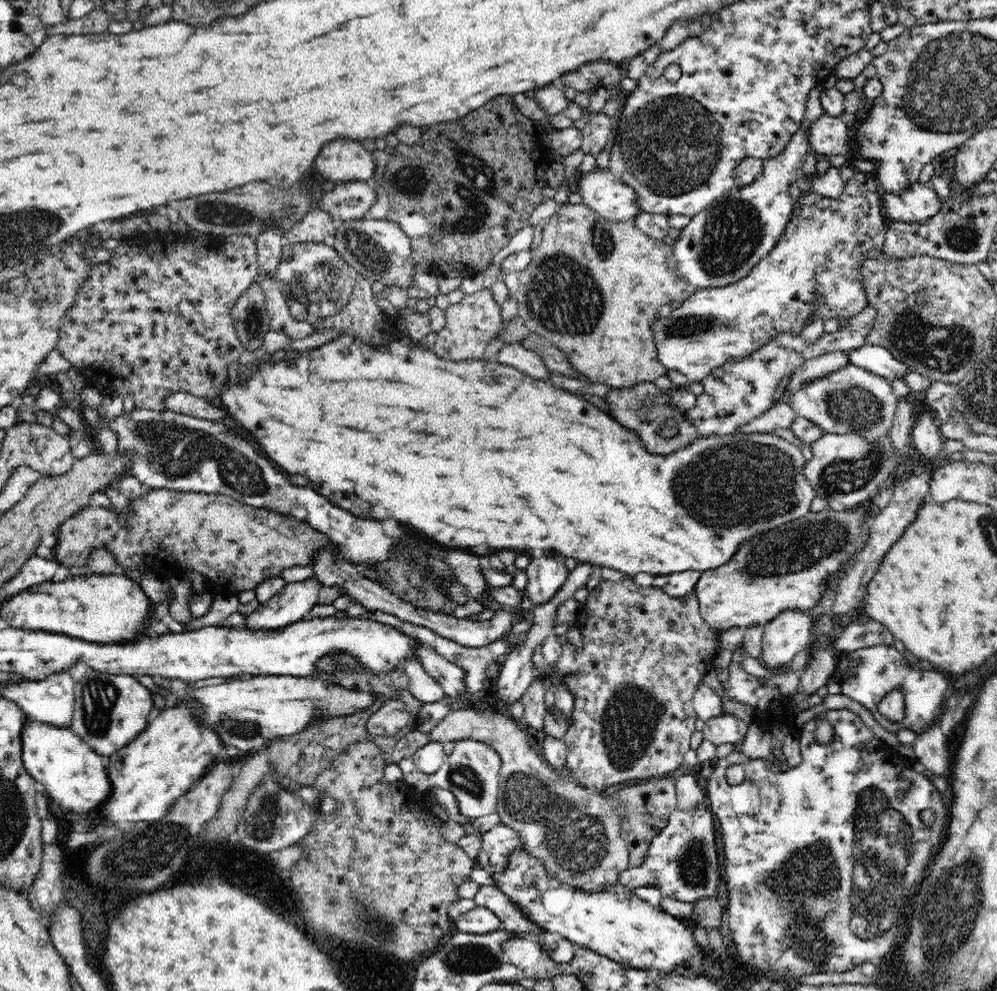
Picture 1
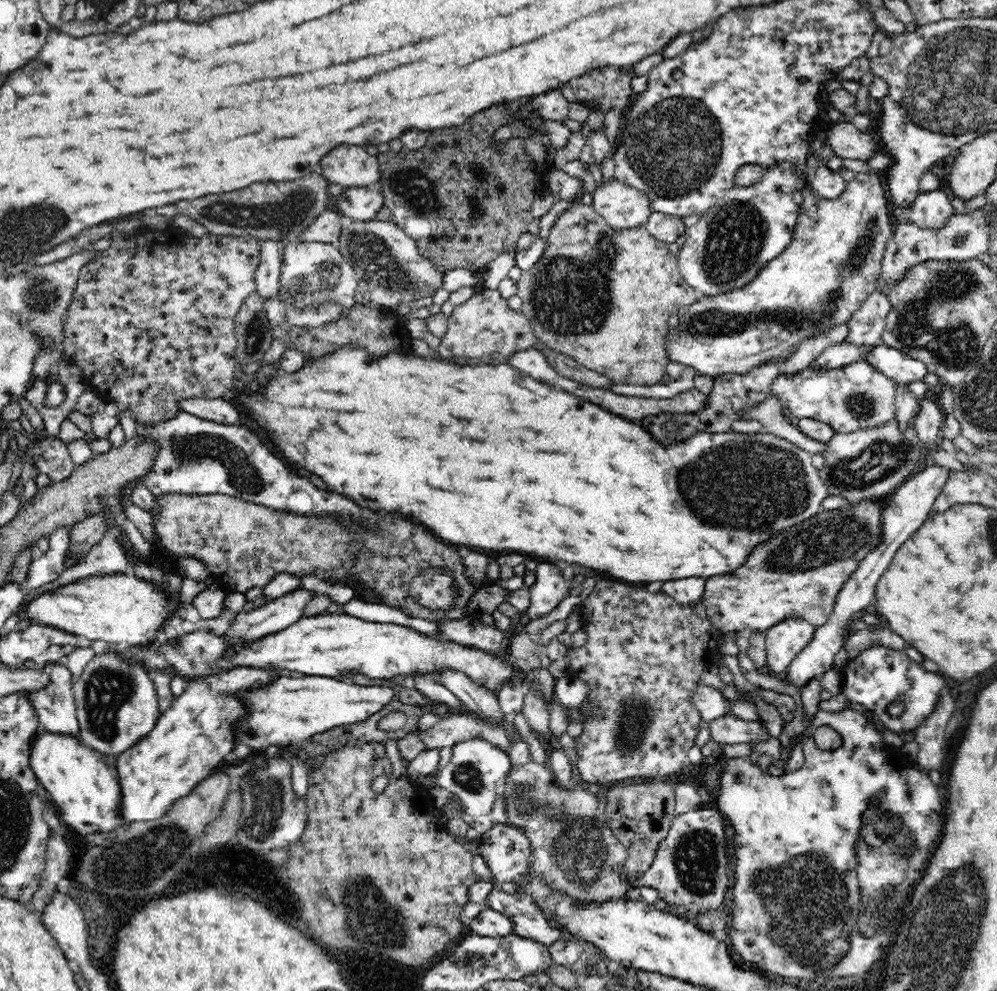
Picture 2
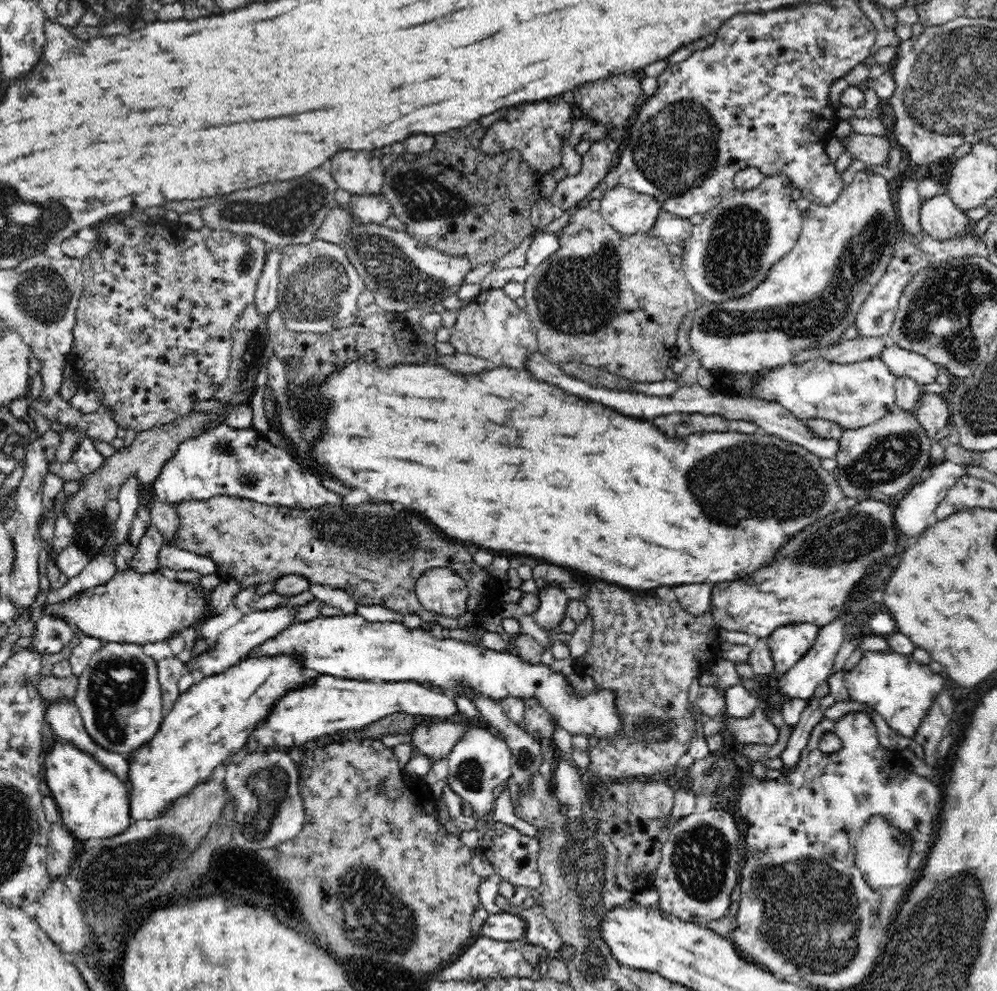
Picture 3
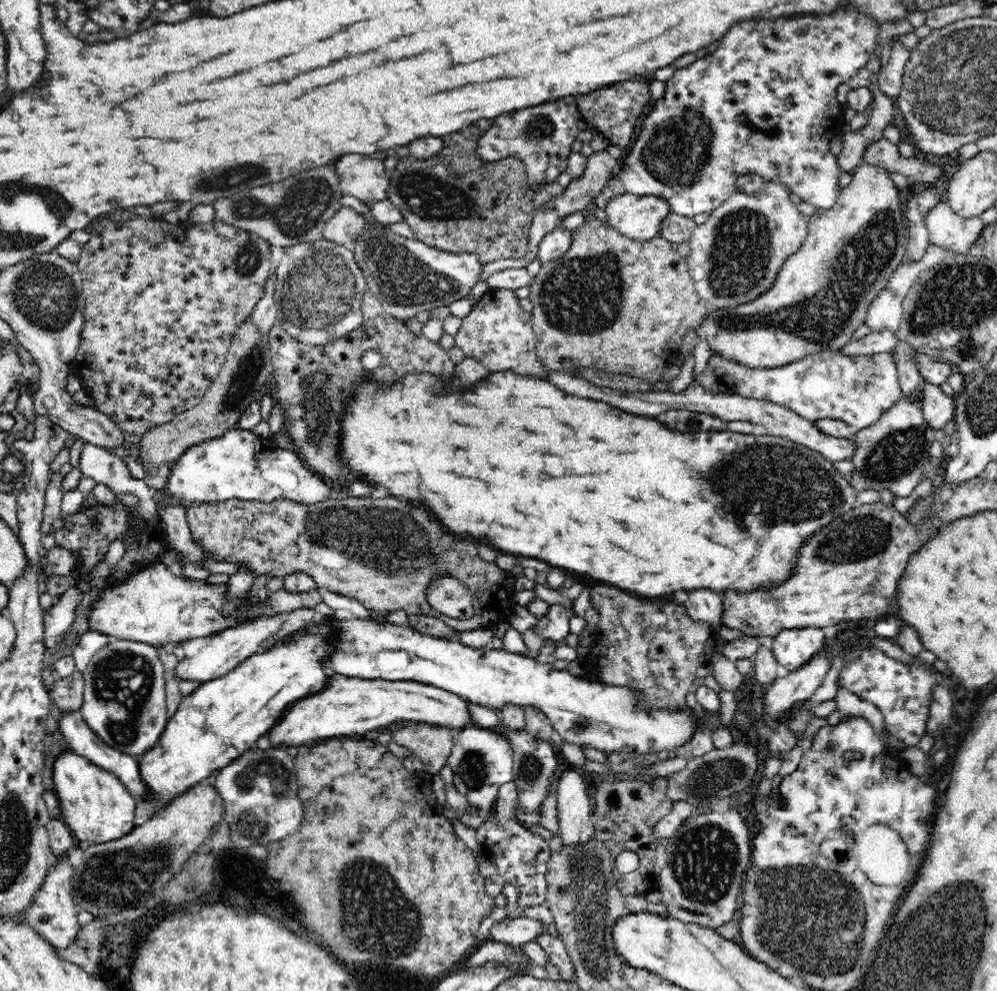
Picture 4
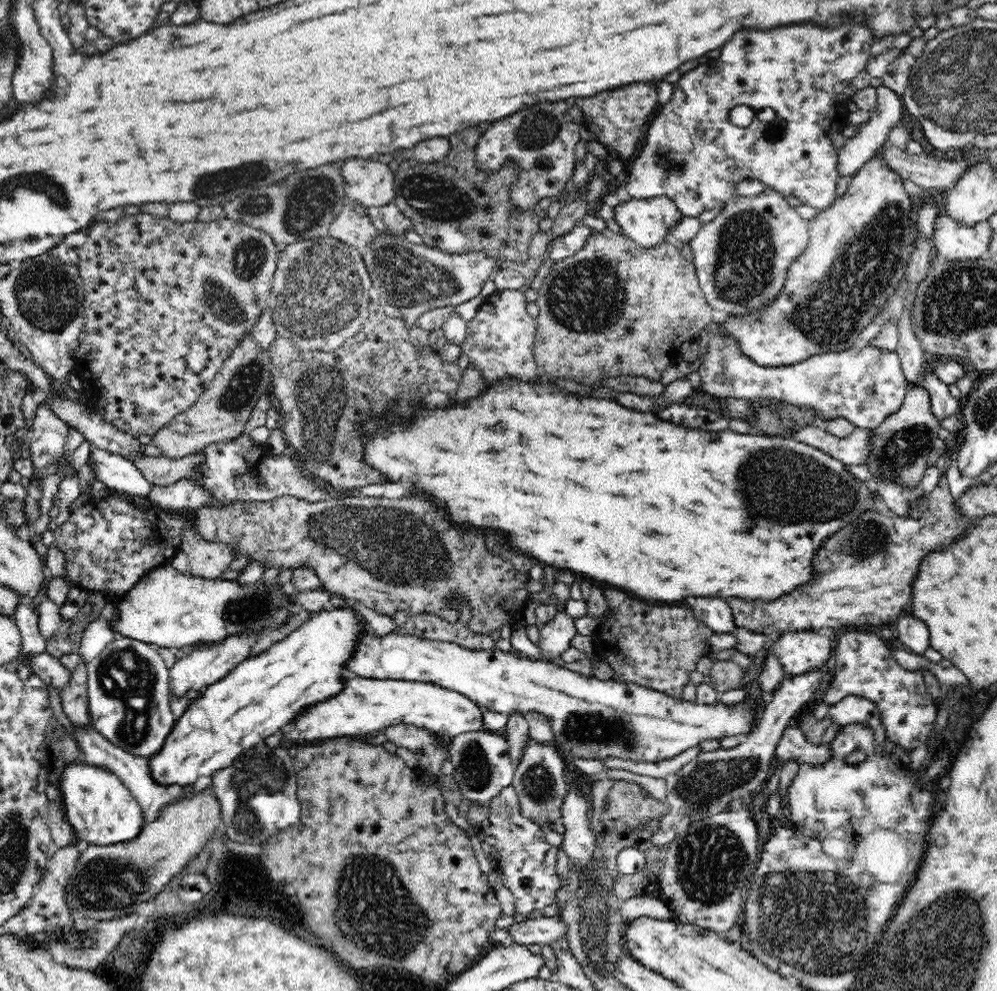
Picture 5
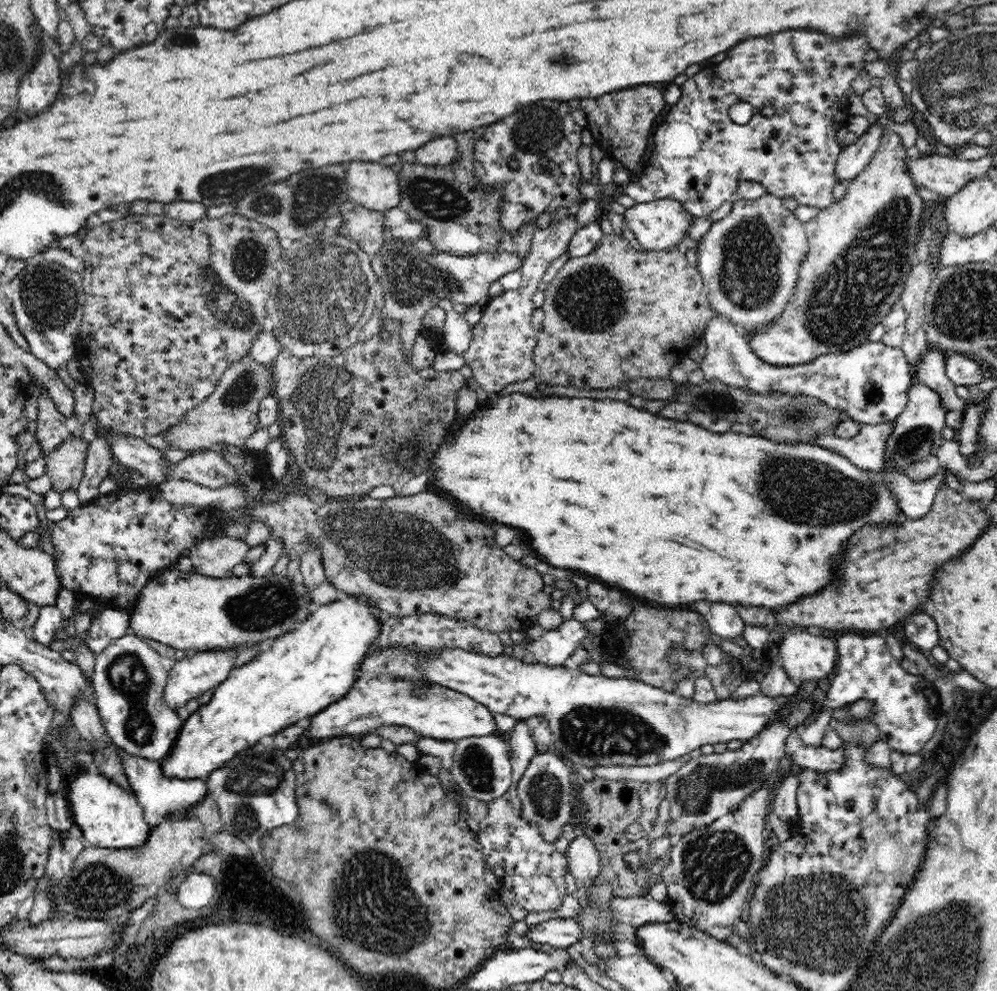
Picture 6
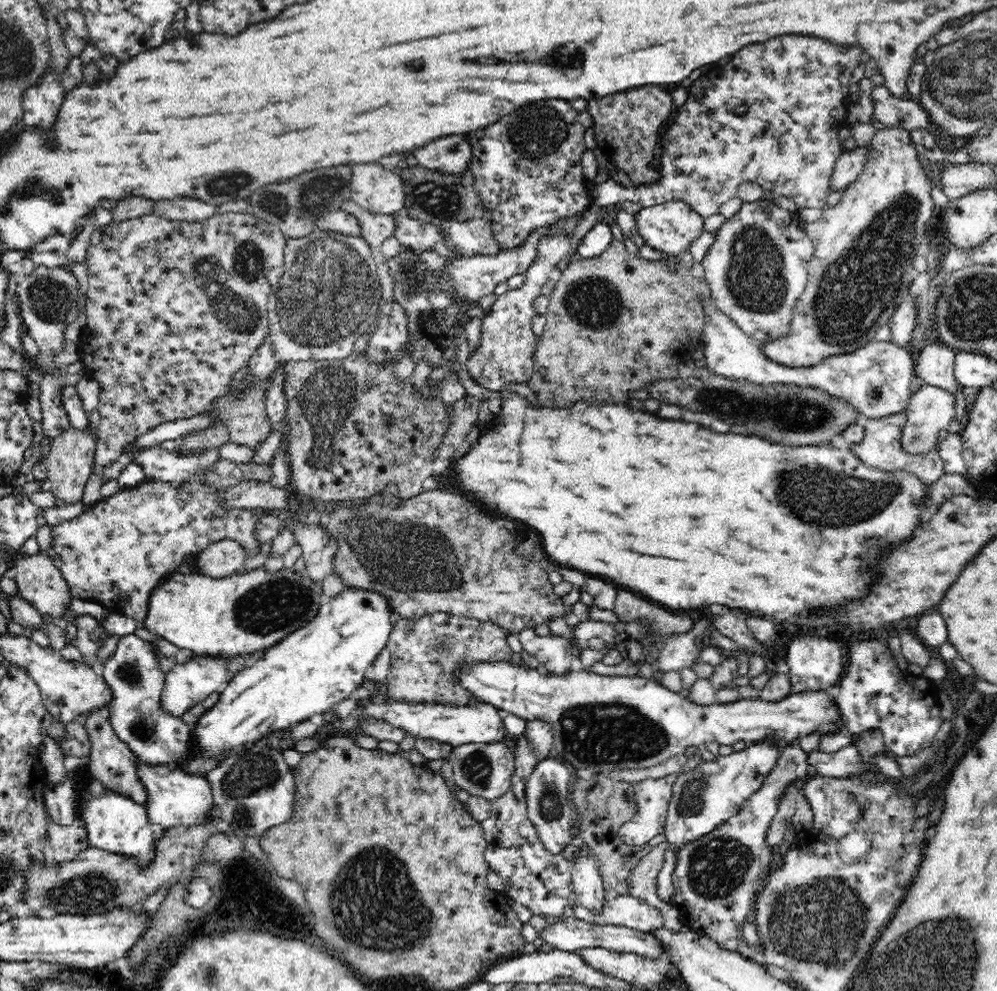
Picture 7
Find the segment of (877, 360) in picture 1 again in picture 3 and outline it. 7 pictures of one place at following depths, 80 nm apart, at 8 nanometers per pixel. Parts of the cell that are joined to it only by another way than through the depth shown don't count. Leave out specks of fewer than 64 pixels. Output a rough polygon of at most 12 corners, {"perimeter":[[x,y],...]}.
{"perimeter":[[888,344],[879,356],[894,376],[920,386],[942,372],[921,353]]}

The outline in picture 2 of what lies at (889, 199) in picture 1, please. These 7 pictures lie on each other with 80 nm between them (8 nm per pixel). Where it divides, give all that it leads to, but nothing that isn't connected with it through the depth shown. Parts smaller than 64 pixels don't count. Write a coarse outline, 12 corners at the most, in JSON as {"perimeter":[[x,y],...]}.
{"perimeter":[[944,190],[920,192],[912,208],[896,220],[909,218],[919,228],[940,230],[955,209]]}

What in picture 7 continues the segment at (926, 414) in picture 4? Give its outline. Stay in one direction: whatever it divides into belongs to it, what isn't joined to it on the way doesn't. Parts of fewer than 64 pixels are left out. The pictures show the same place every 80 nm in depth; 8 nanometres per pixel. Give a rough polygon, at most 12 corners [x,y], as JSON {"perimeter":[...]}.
{"perimeter":[[938,341],[914,361],[915,376],[955,395],[957,353]]}

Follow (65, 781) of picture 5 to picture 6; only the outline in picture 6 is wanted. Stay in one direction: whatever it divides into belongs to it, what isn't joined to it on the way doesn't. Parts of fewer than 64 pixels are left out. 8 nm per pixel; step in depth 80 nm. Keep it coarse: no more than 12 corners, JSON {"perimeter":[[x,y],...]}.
{"perimeter":[[92,769],[64,786],[92,847],[144,848],[152,826],[132,792]]}

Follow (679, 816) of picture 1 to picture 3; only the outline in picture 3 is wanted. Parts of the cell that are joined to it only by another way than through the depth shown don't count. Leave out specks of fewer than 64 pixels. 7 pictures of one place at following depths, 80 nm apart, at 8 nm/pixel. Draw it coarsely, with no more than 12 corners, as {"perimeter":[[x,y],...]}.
{"perimeter":[[728,812],[680,817],[653,878],[659,906],[707,925],[730,908],[742,836]]}

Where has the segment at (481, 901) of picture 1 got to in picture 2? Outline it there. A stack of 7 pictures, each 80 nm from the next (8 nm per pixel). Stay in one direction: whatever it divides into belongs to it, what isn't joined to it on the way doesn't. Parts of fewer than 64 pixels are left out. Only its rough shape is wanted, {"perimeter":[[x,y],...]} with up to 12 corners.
{"perimeter":[[494,888],[492,910],[513,933],[546,946],[561,937],[530,896]]}

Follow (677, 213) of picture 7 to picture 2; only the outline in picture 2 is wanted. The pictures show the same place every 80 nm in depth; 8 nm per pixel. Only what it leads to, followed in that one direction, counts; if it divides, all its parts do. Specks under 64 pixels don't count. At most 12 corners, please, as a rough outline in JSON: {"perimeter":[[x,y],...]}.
{"perimeter":[[615,177],[592,207],[616,230],[644,227],[650,199]]}

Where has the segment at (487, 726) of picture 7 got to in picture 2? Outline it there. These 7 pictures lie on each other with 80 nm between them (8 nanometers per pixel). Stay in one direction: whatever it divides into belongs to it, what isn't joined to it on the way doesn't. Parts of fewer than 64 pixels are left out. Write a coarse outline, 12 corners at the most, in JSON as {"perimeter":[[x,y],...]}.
{"perimeter":[[282,677],[243,694],[236,724],[253,750],[360,724],[415,688]]}

